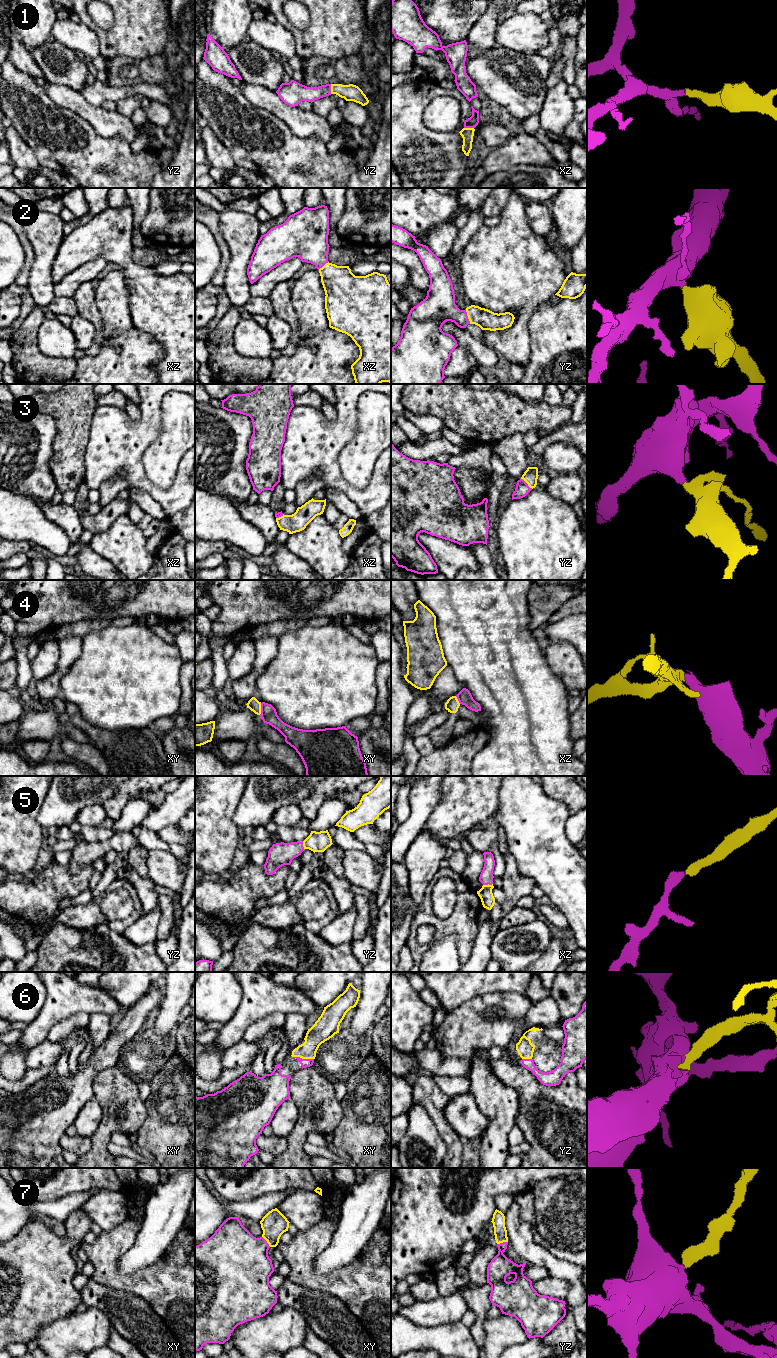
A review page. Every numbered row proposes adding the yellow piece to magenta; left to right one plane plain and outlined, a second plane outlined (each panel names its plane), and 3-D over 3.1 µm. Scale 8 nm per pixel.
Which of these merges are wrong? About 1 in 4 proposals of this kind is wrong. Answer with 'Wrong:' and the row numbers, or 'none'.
Wrong: 4

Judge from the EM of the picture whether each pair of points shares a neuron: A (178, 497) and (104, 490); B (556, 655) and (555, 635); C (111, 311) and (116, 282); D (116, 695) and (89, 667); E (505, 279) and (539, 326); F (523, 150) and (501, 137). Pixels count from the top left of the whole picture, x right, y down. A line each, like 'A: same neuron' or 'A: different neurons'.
A: different neurons
B: different neurons
C: same neuron
D: same neuron
E: different neurons
F: different neurons

